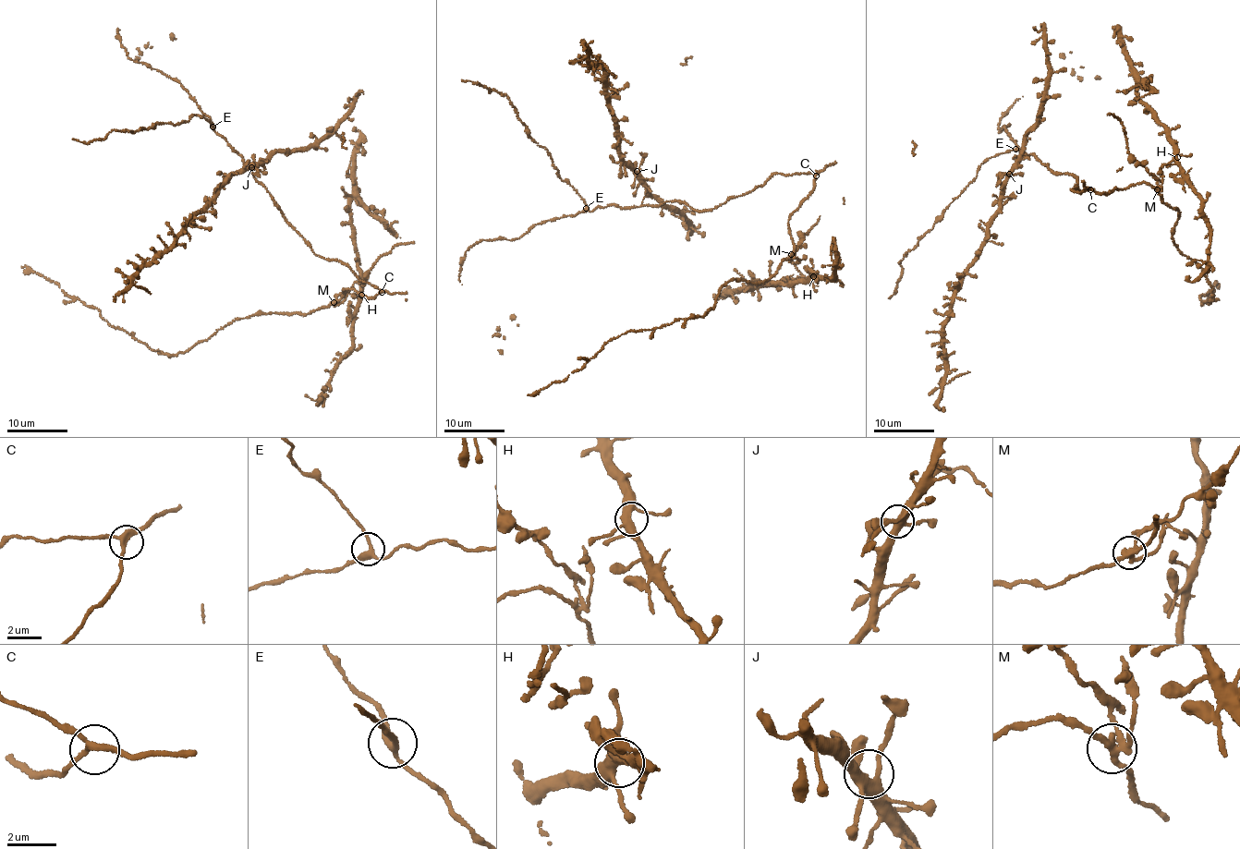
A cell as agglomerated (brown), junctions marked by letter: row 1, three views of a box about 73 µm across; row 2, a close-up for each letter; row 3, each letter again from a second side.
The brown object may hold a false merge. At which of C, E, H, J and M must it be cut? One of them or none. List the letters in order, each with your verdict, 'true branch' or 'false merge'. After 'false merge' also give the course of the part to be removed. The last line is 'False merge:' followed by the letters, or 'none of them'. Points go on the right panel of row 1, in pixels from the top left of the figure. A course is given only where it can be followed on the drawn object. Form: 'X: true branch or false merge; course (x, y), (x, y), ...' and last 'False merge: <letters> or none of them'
C: true branch
E: true branch
H: true branch
J: true branch
M: false merge; course (1157, 190), (1156, 179), (1131, 158), (1121, 120), (1112, 115), (1107, 115)
False merge: M

